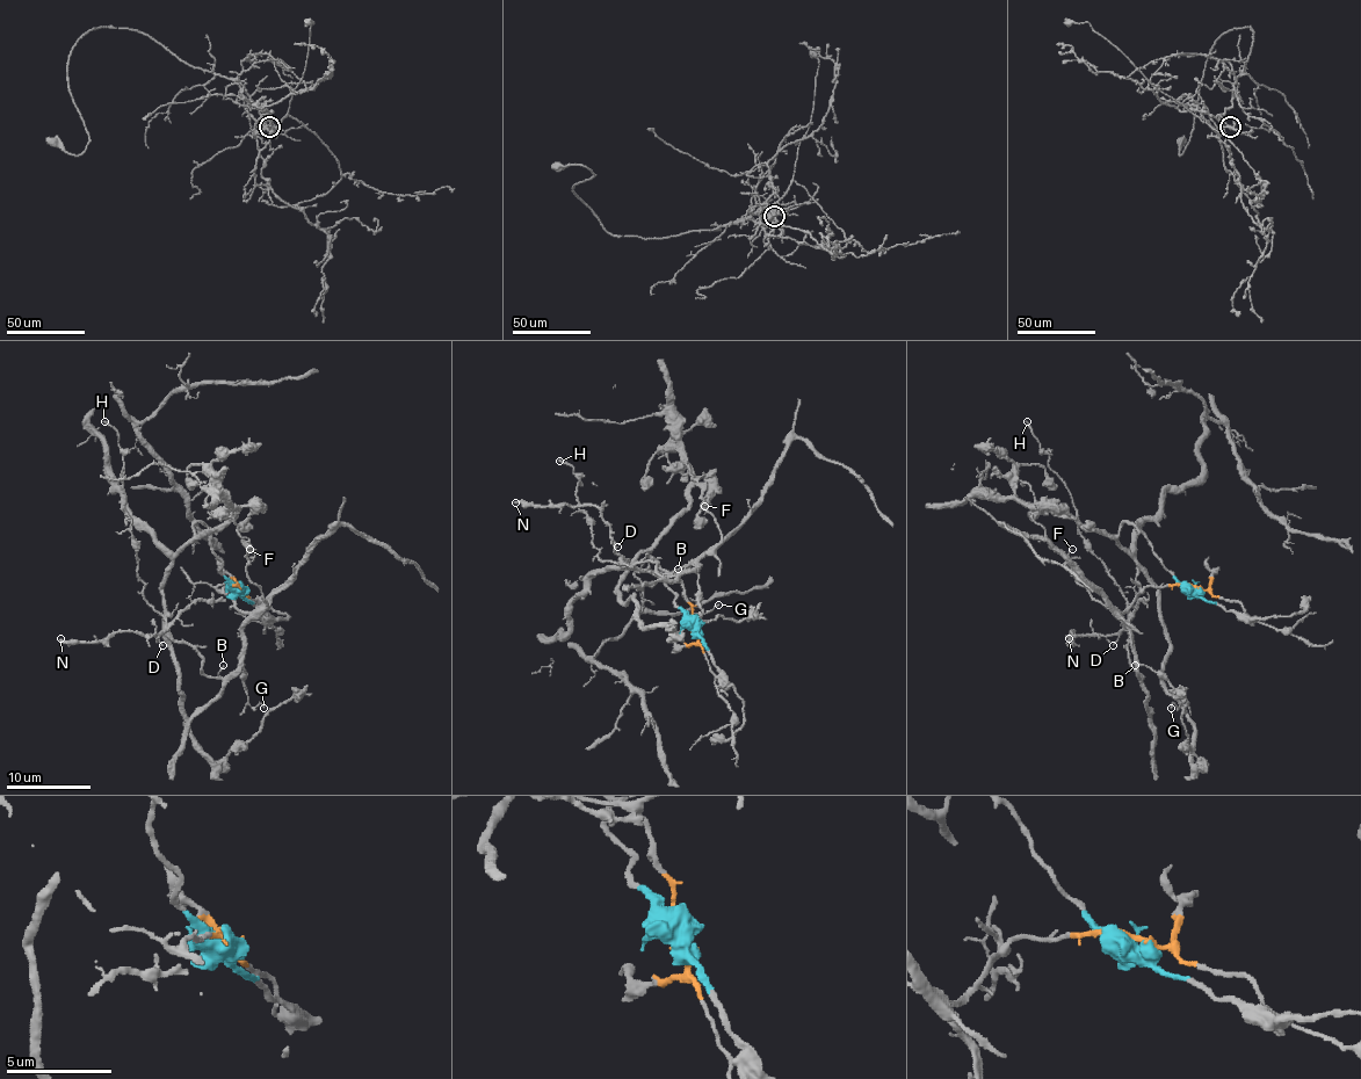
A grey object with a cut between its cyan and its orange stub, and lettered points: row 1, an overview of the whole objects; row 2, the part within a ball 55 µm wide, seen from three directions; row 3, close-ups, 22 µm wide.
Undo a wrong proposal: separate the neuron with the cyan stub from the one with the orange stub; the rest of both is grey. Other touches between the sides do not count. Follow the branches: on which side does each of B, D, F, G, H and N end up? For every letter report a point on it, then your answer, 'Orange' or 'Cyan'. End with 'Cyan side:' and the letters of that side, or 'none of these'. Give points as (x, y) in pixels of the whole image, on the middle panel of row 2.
B: Place: (678, 569). Orange
D: Place: (617, 547). Orange
F: Place: (704, 506). Orange
G: Place: (718, 605). Orange
H: Place: (559, 461). Orange
N: Place: (515, 502). Orange
Cyan side: none of these

